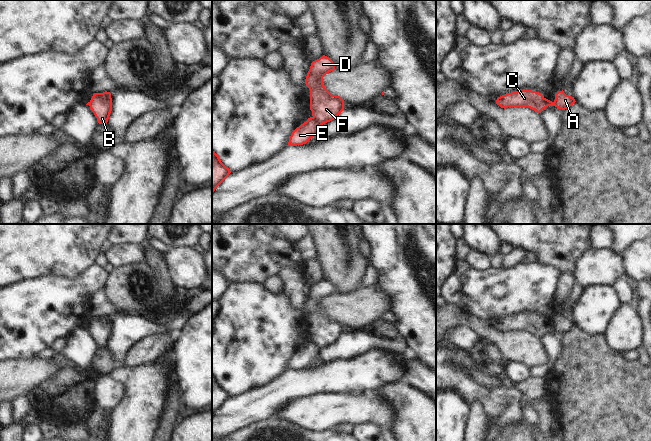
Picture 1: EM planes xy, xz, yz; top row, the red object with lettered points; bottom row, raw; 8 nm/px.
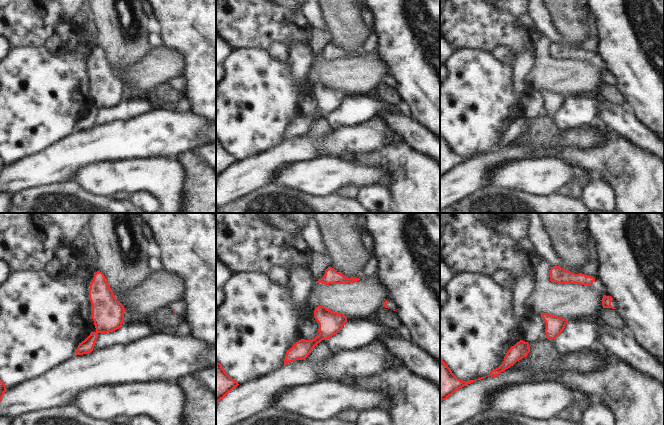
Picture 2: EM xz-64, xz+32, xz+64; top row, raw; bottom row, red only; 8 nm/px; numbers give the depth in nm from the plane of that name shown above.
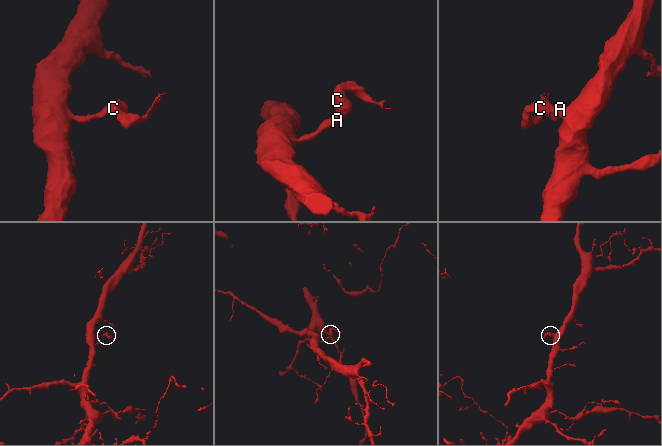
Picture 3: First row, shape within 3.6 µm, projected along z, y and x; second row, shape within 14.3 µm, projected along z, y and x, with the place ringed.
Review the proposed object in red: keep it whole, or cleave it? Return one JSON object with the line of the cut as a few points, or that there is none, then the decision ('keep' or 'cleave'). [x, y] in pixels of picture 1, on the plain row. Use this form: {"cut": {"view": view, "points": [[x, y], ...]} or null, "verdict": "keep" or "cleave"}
{"cut": {"view": "xz", "points": [[312, 341], [320, 349]]}, "verdict": "cleave"}

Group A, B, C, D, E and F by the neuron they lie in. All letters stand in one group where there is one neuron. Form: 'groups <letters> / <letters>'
groups A E / B C D F

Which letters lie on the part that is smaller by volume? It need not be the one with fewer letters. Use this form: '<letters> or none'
B, C, D, F

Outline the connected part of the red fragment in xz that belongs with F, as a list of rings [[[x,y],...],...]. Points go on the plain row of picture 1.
[[[323,279],[311,287],[305,308],[310,314],[310,334],[321,349],[334,344],[344,334],[344,324],[332,319],[323,308],[323,301],[335,294],[333,285]]]

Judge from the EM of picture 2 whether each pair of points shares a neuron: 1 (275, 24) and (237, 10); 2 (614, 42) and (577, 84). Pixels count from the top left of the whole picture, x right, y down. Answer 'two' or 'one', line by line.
1: one
2: two

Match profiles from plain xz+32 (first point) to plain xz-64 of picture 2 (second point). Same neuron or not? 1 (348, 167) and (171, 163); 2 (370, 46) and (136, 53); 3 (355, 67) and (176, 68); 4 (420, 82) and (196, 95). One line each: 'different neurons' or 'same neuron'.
1: same neuron
2: different neurons
3: same neuron
4: same neuron

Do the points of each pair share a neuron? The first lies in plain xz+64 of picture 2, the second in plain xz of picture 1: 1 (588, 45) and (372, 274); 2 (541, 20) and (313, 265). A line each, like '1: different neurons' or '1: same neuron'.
1: same neuron
2: different neurons

